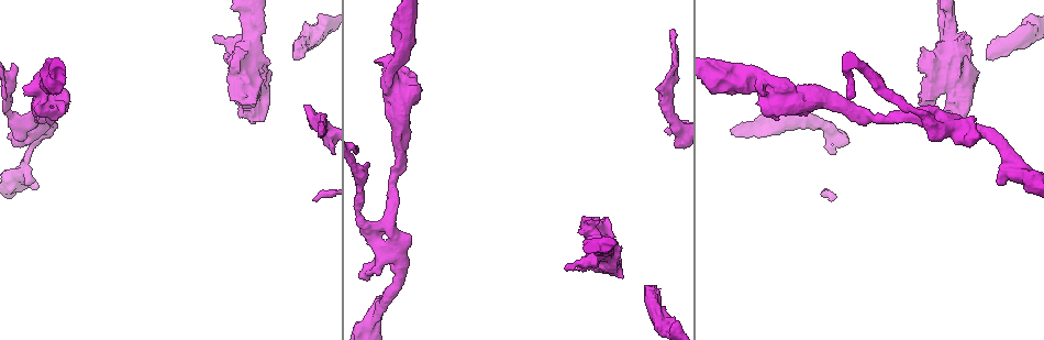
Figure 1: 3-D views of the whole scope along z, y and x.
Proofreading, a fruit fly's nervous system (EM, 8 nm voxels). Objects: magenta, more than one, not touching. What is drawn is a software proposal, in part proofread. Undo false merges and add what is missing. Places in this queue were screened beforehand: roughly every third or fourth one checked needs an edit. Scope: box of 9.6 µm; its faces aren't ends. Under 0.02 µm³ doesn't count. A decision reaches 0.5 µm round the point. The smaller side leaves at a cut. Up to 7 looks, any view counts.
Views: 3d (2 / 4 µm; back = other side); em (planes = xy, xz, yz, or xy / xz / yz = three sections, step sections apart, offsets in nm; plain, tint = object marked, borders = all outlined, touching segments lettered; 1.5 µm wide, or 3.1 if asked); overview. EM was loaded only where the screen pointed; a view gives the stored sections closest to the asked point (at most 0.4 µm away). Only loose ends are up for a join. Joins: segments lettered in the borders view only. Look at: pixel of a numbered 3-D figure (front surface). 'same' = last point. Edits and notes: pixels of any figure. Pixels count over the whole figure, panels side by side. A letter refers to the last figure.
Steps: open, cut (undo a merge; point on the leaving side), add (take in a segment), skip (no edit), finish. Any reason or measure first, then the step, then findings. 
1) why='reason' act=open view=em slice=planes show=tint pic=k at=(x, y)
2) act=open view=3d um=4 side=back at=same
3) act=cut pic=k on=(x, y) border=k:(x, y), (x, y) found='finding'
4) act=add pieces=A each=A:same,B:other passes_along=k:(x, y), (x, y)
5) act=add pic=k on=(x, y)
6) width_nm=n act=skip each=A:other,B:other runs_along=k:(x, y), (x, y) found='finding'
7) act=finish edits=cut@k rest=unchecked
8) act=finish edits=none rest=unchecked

act=open view=em slice=planes show=borders pic=1 at=(243, 104)

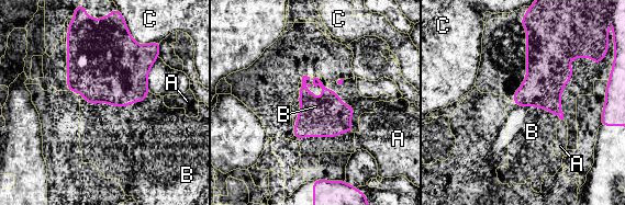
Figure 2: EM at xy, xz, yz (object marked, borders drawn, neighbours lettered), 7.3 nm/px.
act=skip each=A:other,B:other,C:other border=2:(323, 90), (300, 110), (293, 126) found='no lettered segment goes on from it'

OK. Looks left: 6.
act=open view=em um=3.1 slice=planes show=borders pic=1 at=(655, 88)

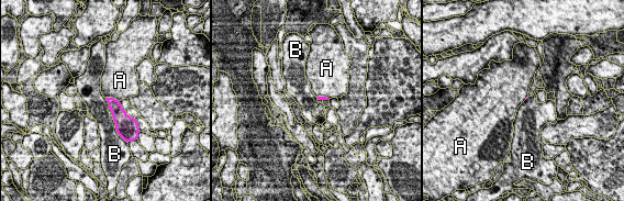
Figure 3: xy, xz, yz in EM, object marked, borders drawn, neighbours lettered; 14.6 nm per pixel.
act=skip each=A:other,B:other border=3:(104, 98), (118, 133) found='no lettered segment goes on from it'

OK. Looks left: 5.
why='arms run side by side' act=open view=em slice=planes show=borders pic=1 at=(948, 32)

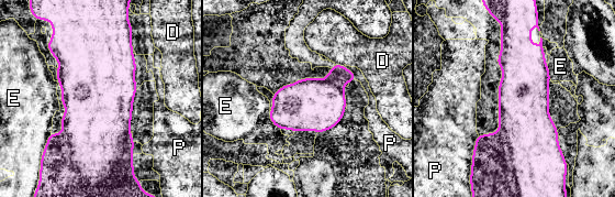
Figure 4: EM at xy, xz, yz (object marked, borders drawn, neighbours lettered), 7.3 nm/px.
width_nm=360 act=skip each=D:other,E:other,P:other border=4:(478, 134), (471, 160) found='all the same cell'

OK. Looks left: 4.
act=finish edits=none rest=unchecked

